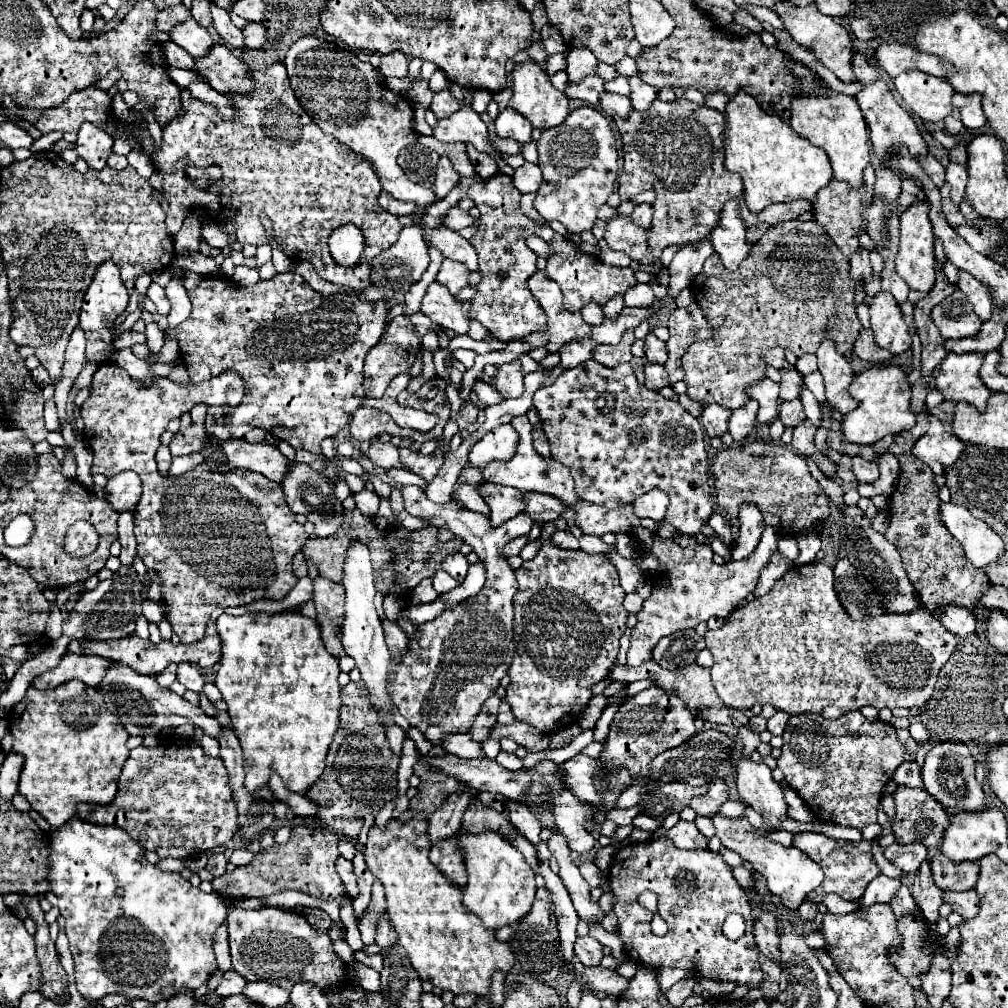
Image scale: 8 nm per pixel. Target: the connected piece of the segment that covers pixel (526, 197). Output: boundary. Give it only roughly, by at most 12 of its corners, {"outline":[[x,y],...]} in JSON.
{"outline":[[535,193],[522,194],[520,209],[523,214],[547,223],[533,207]]}

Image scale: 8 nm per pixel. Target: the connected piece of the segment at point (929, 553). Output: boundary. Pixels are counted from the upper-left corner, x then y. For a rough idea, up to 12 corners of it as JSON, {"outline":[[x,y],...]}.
{"outline":[[929,415],[899,433],[891,541],[929,613],[975,609],[991,587],[941,525],[933,471],[911,453]]}

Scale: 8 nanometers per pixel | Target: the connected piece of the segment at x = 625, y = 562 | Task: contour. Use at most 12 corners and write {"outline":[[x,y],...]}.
{"outline":[[617,551],[607,557],[617,567],[625,593],[635,593],[641,569]]}

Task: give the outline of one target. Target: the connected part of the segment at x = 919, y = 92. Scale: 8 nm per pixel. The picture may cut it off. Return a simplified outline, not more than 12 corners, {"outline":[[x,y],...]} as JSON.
{"outline":[[921,71],[895,77],[895,89],[923,121],[943,121],[955,91]]}

